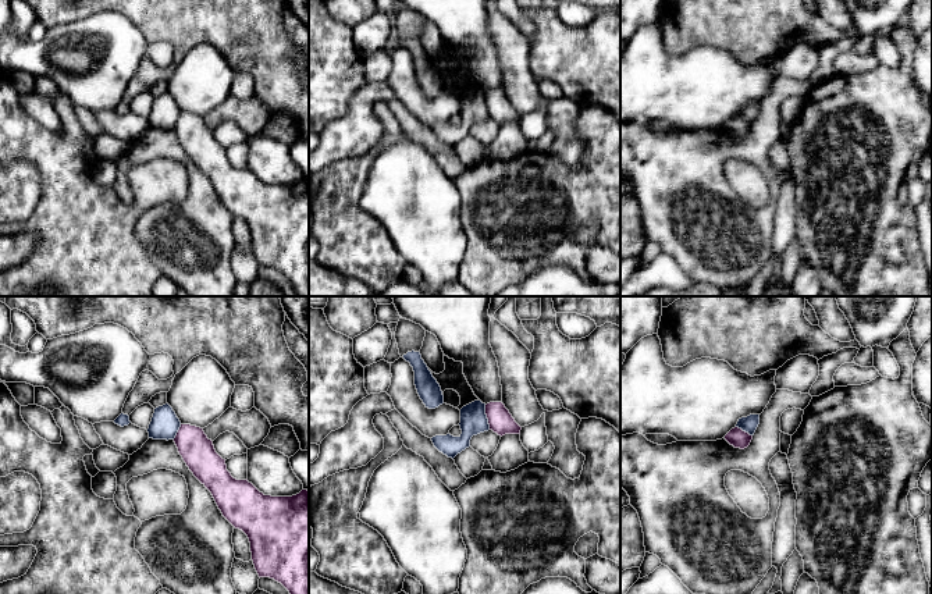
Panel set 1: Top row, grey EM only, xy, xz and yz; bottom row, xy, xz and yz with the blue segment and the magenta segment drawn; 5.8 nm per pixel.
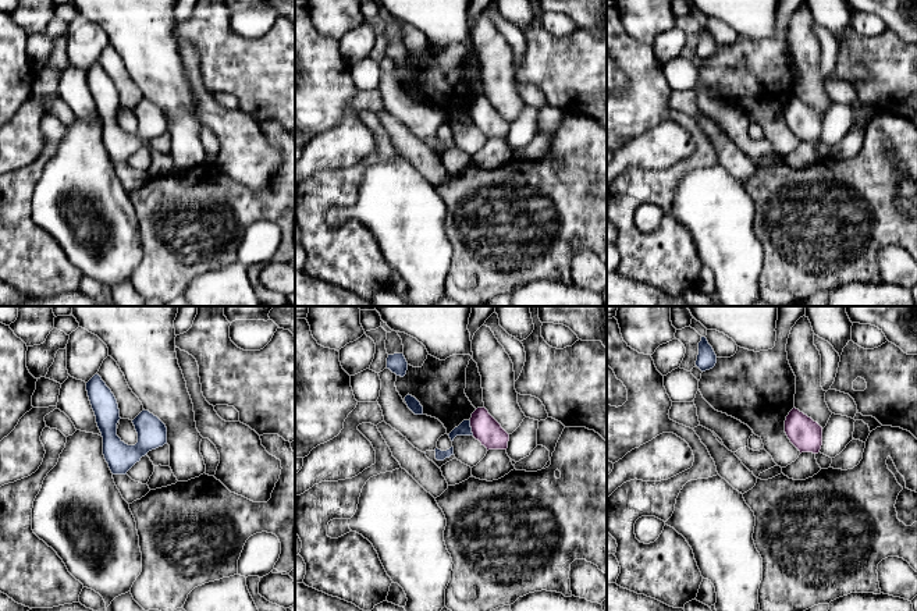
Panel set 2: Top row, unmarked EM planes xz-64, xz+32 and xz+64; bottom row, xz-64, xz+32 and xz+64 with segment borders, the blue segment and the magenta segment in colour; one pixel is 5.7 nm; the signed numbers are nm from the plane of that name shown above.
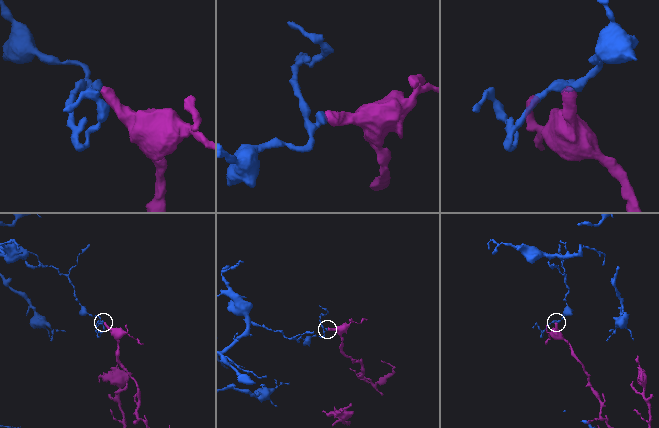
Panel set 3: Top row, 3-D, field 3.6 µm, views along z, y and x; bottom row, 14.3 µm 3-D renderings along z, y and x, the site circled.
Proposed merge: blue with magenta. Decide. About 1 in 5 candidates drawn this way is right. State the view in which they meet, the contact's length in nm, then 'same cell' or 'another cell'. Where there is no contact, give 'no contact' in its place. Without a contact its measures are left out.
xz | 150 nm | another cell

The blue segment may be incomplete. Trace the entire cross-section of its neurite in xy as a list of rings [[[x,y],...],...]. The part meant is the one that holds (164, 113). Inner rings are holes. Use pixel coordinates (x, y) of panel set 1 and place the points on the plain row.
[[[166,92],[154,97],[152,110],[147,117],[149,127],[167,129],[174,128],[179,115],[179,107],[177,106],[172,96]]]

